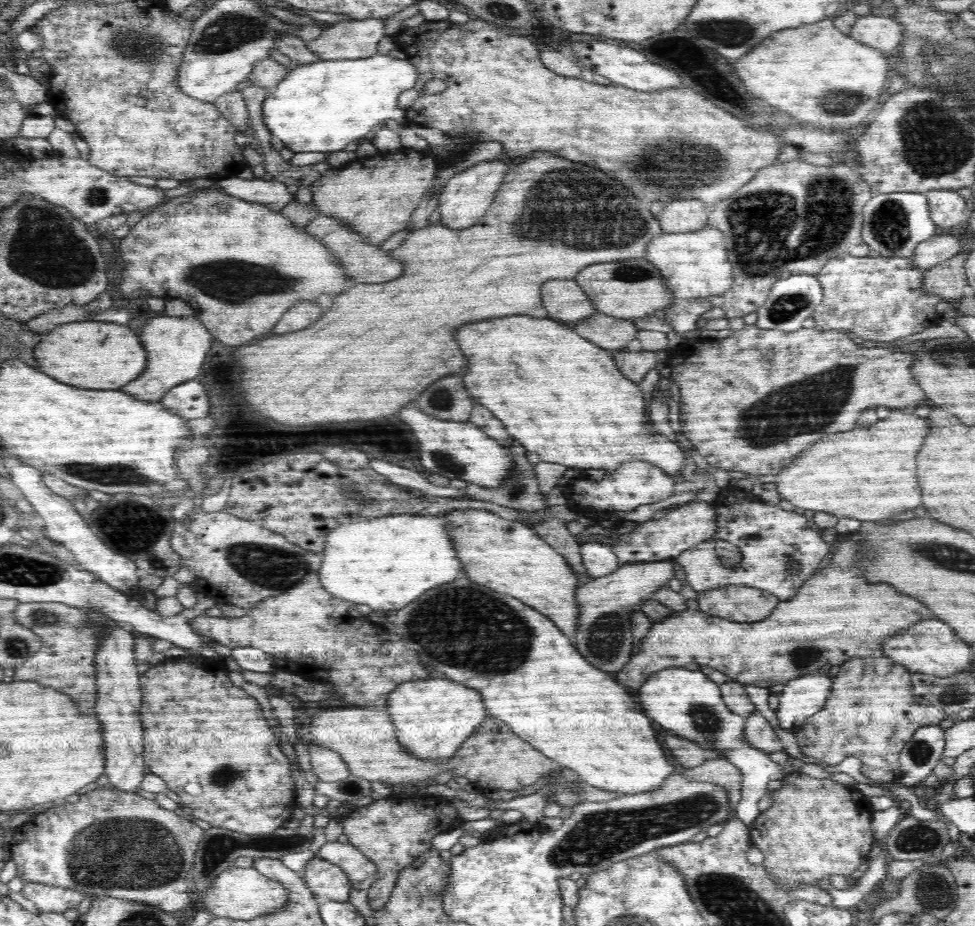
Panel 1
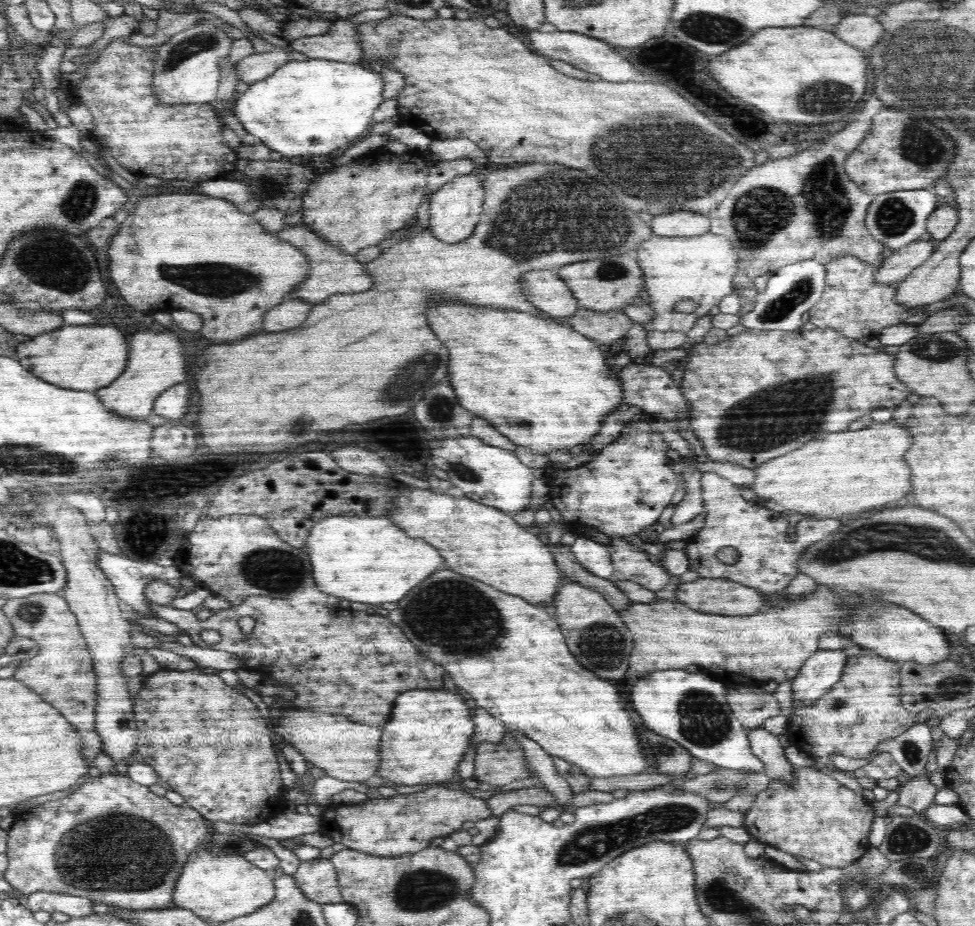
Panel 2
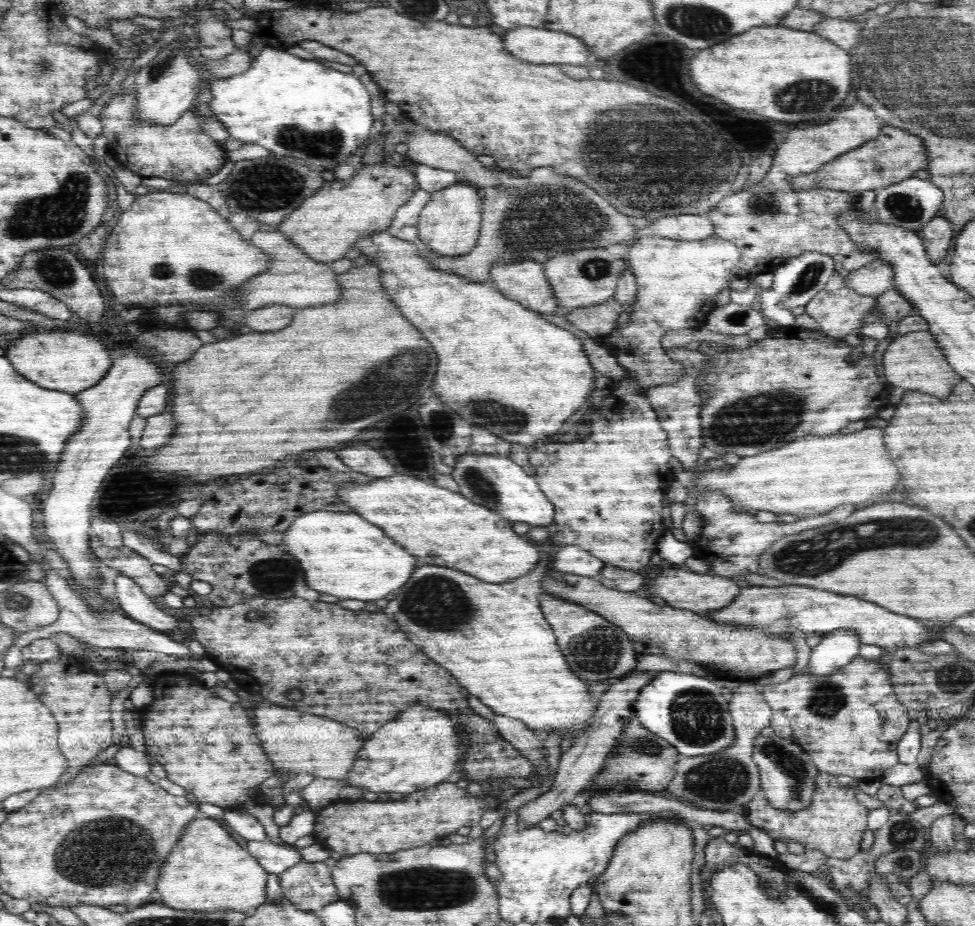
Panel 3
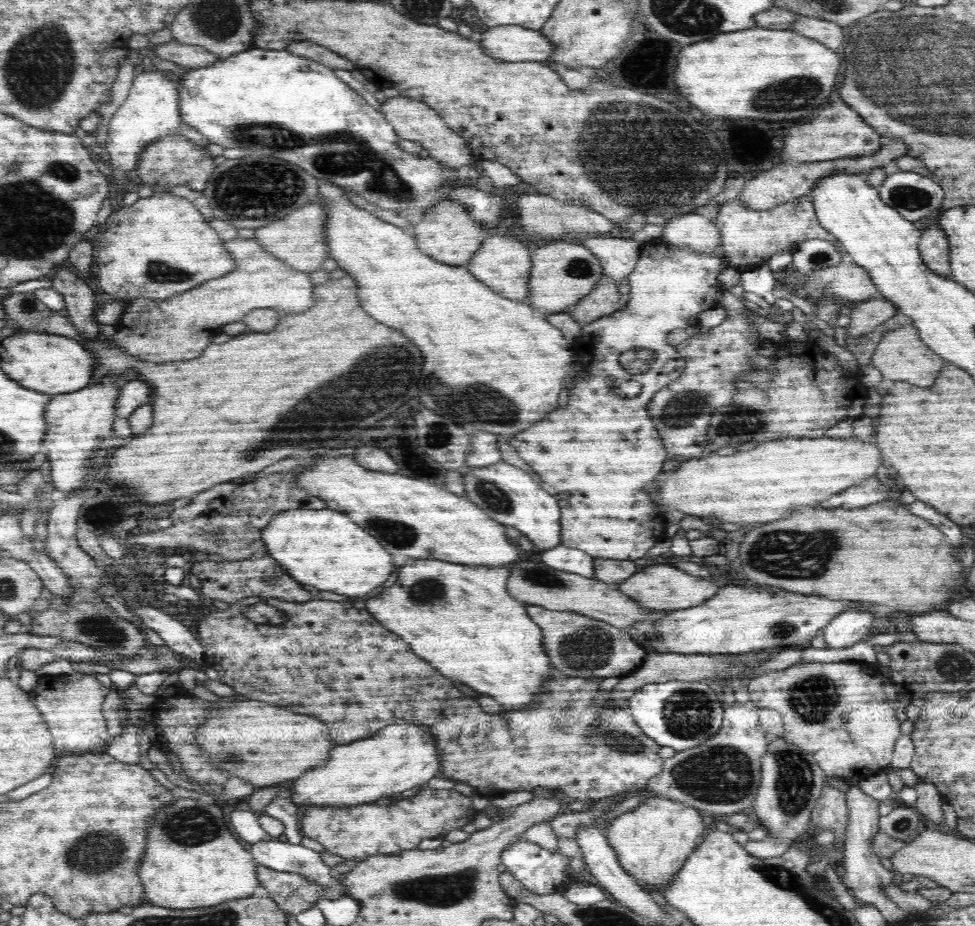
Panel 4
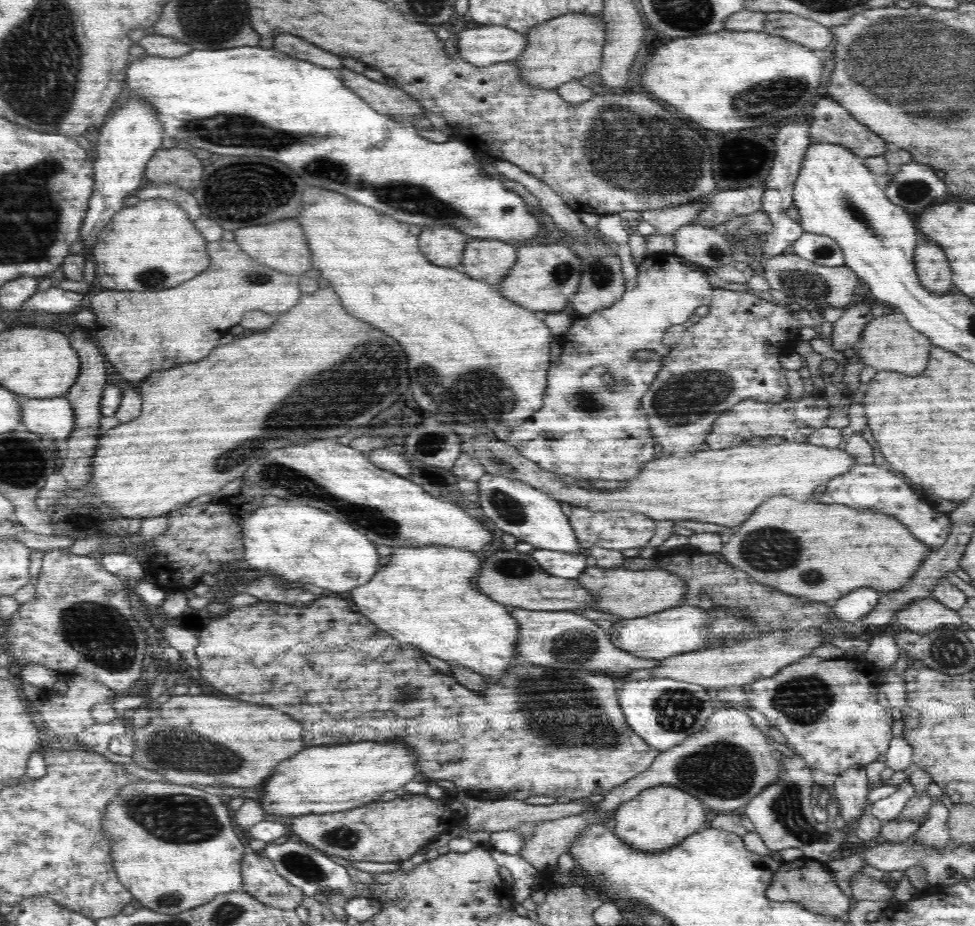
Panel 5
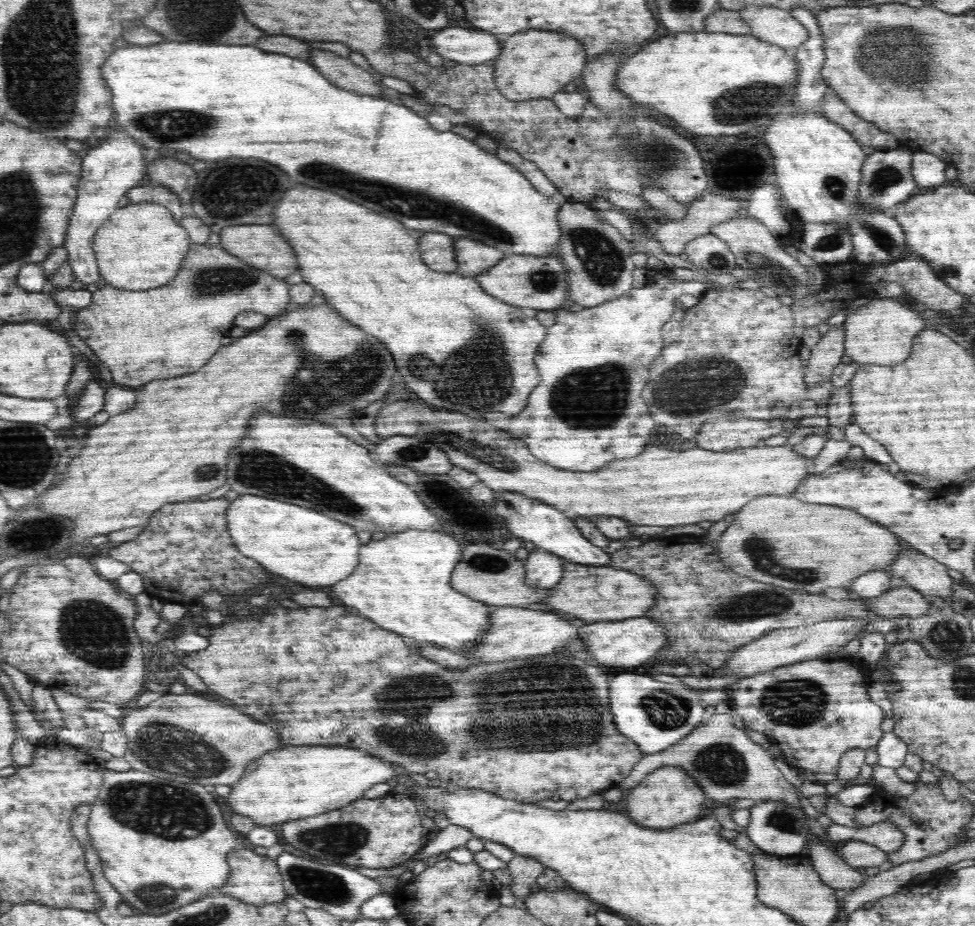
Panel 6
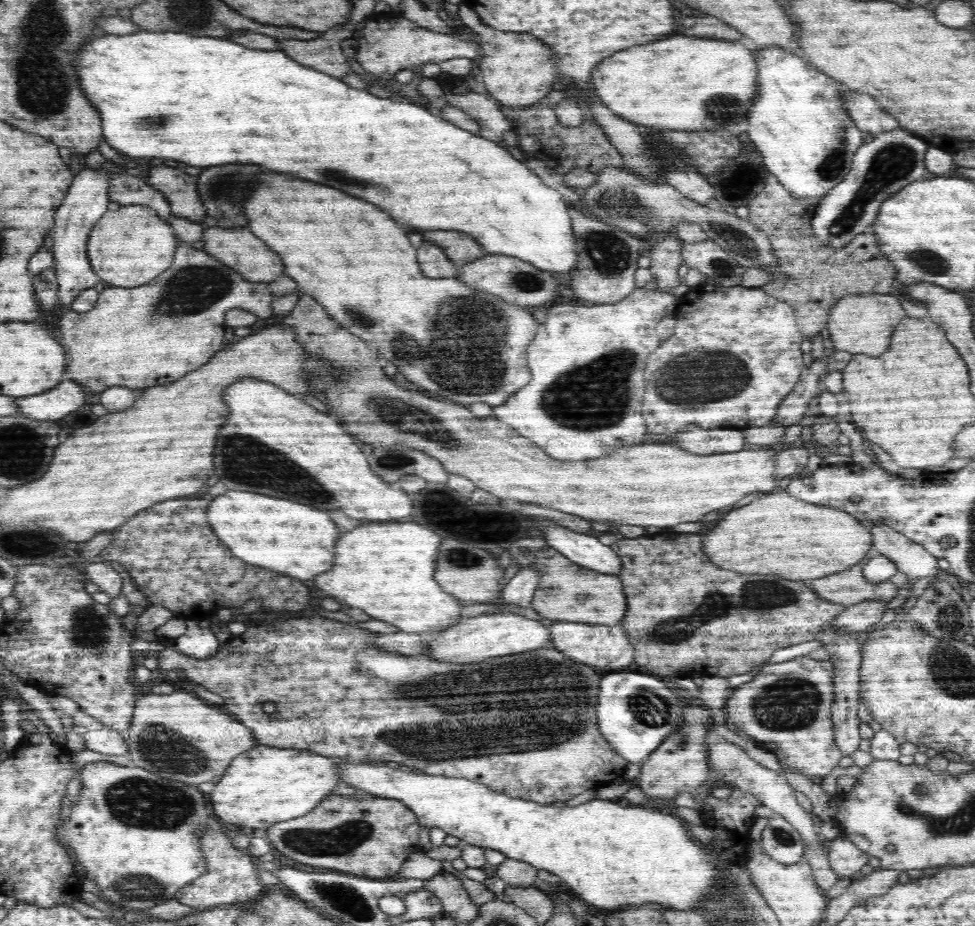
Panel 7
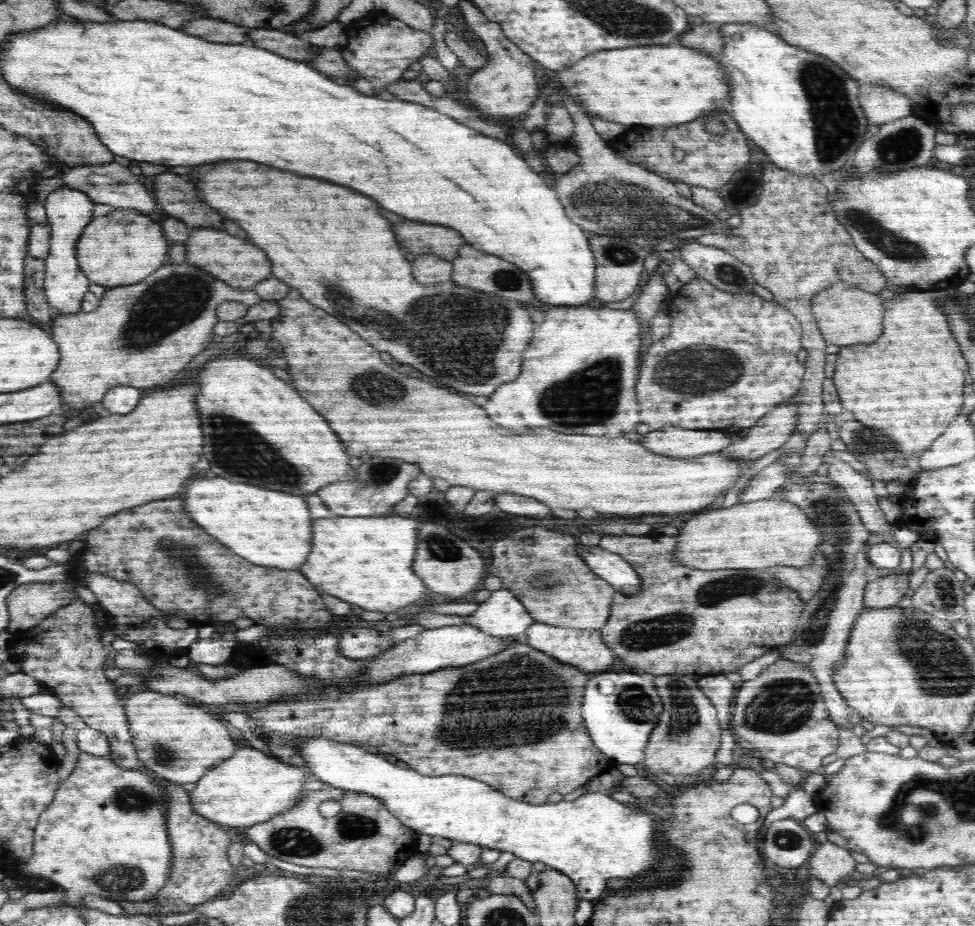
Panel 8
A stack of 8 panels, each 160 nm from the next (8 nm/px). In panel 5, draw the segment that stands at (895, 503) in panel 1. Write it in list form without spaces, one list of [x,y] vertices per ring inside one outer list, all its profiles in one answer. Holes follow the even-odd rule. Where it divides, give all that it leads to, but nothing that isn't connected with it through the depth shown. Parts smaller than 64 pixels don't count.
[[[486,435],[480,438],[460,438],[463,452],[470,454],[482,463],[486,473],[494,476],[514,477],[530,486],[544,491],[552,499],[558,502],[564,501],[572,506],[582,506],[592,512],[606,512],[606,510],[630,510],[630,512],[642,512],[654,520],[700,520],[700,522],[712,522],[712,524],[722,524],[722,526],[738,526],[746,522],[746,518],[752,516],[752,512],[766,502],[768,498],[776,494],[792,496],[798,502],[808,502],[812,494],[826,487],[828,480],[834,476],[850,472],[852,466],[856,466],[857,461],[854,456],[847,454],[845,450],[838,447],[824,447],[808,442],[782,442],[782,444],[760,444],[760,446],[736,446],[736,448],[726,448],[726,450],[706,450],[706,452],[694,452],[688,454],[686,458],[678,456],[668,456],[668,458],[658,458],[640,472],[638,478],[626,482],[624,490],[588,490],[588,488],[578,488],[576,484],[566,485],[564,478],[556,478],[552,472],[546,472],[538,468],[538,464],[526,460],[520,456],[520,452],[500,440],[488,440]]]

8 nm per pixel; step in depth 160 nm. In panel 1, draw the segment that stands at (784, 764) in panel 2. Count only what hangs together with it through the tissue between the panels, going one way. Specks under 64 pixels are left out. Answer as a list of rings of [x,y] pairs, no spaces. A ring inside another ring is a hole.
[[[759,712],[745,717],[743,728],[745,739],[759,751],[771,754],[783,750],[782,741],[770,725],[770,721],[760,715]]]

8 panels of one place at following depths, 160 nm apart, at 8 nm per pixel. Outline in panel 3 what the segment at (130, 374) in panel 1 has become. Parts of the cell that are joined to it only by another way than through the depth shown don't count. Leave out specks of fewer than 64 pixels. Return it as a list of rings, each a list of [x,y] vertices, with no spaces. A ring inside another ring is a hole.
[[[33,332],[22,335],[8,344],[6,358],[16,372],[34,380],[34,384],[56,390],[78,394],[94,387],[110,370],[113,350],[106,346],[106,340],[96,332]]]

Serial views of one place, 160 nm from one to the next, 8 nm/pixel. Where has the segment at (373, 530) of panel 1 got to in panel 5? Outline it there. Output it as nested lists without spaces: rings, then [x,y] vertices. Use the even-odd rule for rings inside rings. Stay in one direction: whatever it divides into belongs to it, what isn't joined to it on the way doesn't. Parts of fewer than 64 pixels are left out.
[[[268,506],[258,508],[248,520],[244,520],[241,528],[244,537],[245,553],[243,559],[253,568],[264,568],[272,574],[278,574],[292,582],[308,582],[320,588],[328,588],[332,592],[350,592],[356,586],[370,582],[378,570],[380,556],[378,548],[356,528],[336,520],[332,514],[326,514],[318,508],[310,506]]]

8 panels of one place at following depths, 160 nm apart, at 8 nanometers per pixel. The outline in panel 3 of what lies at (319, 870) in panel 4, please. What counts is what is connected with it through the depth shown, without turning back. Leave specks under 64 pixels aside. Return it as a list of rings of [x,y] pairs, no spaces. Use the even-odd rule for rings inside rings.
[[[250,840],[246,844],[247,851],[269,874],[280,875],[302,862],[302,856],[295,848],[280,846],[271,841]]]

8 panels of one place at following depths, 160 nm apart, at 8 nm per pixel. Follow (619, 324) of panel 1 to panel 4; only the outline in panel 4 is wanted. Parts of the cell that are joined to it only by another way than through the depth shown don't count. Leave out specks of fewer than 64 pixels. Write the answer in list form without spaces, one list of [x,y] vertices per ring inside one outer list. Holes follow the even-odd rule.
[[[602,274],[598,286],[566,312],[581,326],[590,325],[591,322],[606,315],[614,315],[616,310],[620,310],[620,295],[617,283],[610,276]]]

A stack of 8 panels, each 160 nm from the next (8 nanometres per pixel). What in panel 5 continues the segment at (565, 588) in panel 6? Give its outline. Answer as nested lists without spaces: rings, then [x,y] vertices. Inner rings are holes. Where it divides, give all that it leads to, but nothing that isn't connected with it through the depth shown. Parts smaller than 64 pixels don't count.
[[[590,563],[586,570],[578,576],[578,583],[584,585],[591,596],[595,597],[594,610],[616,614],[622,619],[634,619],[669,608],[679,607],[685,600],[686,583],[662,568],[655,569],[625,569],[598,568]]]

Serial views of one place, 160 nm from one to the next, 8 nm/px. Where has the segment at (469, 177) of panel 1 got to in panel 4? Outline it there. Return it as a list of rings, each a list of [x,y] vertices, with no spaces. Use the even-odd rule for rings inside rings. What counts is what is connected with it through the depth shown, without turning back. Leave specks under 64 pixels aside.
[[[441,200],[438,204],[427,208],[421,214],[422,219],[414,226],[414,237],[417,247],[434,260],[443,263],[462,266],[470,262],[474,252],[482,246],[488,237],[488,231],[480,227],[480,223],[466,211],[466,207],[452,201]]]

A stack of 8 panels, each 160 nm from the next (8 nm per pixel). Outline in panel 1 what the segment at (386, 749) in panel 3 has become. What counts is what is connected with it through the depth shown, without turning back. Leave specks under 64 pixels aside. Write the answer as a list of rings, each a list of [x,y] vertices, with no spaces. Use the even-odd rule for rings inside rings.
[[[444,678],[411,680],[398,685],[387,694],[387,708],[396,726],[398,740],[418,758],[446,760],[460,744],[484,722],[486,706],[482,696],[462,684]]]

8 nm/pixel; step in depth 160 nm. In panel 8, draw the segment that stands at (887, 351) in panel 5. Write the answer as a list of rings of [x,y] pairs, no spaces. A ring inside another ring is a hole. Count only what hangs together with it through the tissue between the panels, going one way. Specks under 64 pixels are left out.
[[[836,282],[812,298],[812,313],[825,342],[840,348],[876,343],[883,334],[884,305],[878,295],[847,282]]]

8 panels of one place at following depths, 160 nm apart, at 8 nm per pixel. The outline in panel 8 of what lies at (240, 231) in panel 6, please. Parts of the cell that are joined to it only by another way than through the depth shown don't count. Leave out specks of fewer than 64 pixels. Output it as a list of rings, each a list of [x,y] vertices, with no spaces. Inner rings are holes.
[[[202,228],[202,230],[194,230],[190,232],[190,240],[188,240],[188,248],[186,254],[192,265],[204,268],[206,272],[218,276],[220,280],[226,282],[234,289],[248,290],[253,289],[258,282],[270,278],[272,275],[272,266],[268,256],[254,244],[250,244],[244,238],[234,238],[226,232],[220,230],[212,230],[212,228]]]

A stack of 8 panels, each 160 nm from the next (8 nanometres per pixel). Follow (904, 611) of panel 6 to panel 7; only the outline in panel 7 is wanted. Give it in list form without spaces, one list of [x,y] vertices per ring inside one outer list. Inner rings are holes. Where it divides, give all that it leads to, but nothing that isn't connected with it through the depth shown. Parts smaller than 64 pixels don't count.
[[[874,551],[868,552],[864,560],[850,566],[844,572],[828,574],[824,578],[810,580],[814,593],[823,600],[843,606],[865,601],[884,601],[890,603],[898,596],[898,587],[894,580],[884,582],[868,582],[863,575],[863,566],[874,558]]]

